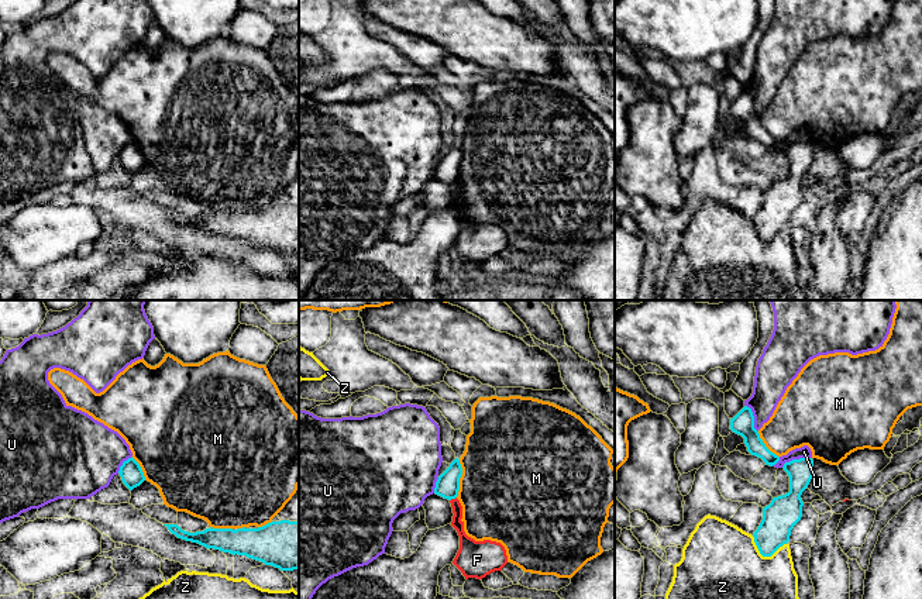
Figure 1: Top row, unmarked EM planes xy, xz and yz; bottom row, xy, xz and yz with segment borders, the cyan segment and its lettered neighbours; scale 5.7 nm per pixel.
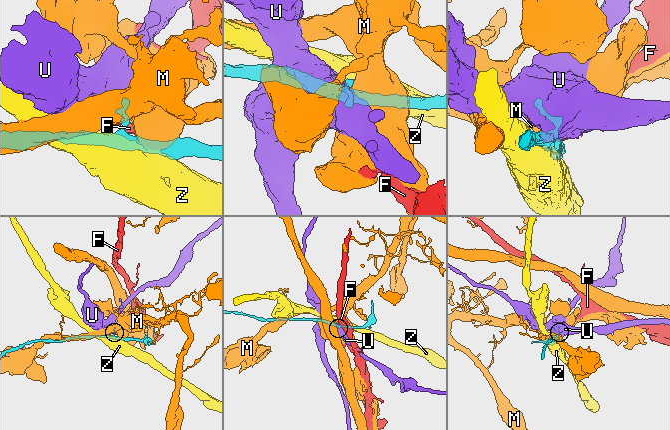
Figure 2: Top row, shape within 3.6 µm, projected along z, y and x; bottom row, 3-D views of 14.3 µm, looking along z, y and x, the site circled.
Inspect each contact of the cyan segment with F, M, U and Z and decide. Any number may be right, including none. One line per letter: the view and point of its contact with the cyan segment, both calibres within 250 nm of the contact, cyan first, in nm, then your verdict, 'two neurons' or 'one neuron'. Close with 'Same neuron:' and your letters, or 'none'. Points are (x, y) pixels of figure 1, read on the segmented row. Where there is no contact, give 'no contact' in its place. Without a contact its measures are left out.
F: xz (453, 498) | 140/60 nm | two neurons
M: xz (460, 477) | 140/500 nm | two neurons
U: yz (795, 460) | 140/70 nm | two neurons
Z: yz (764, 556) | 190/420 nm | two neurons
Same neuron: none

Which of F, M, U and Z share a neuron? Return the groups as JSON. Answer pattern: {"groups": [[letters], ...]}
{"groups": [["F"], ["M"], ["U"], ["Z"]]}

